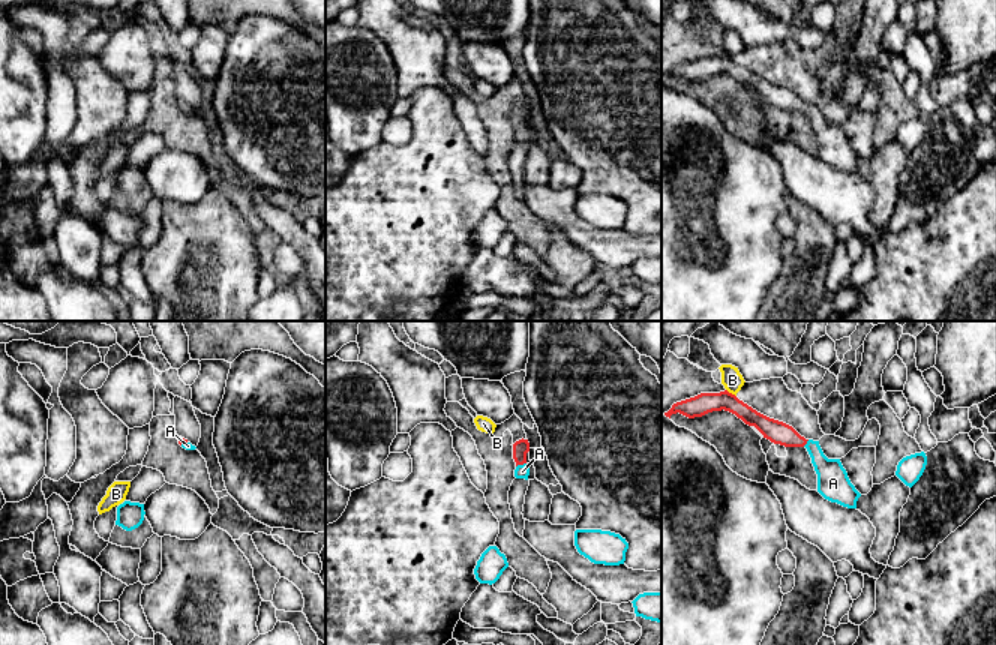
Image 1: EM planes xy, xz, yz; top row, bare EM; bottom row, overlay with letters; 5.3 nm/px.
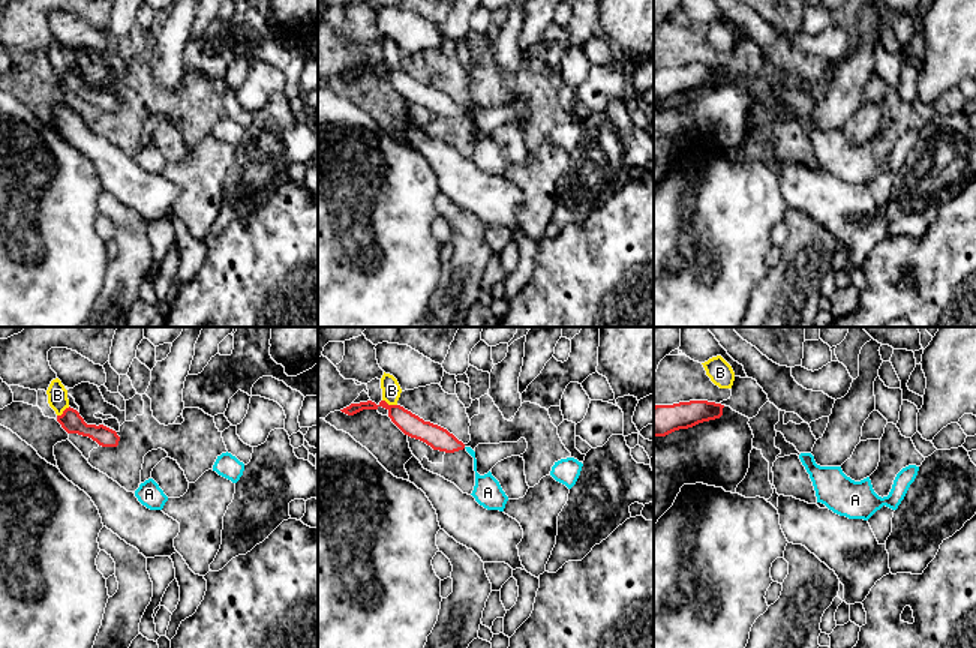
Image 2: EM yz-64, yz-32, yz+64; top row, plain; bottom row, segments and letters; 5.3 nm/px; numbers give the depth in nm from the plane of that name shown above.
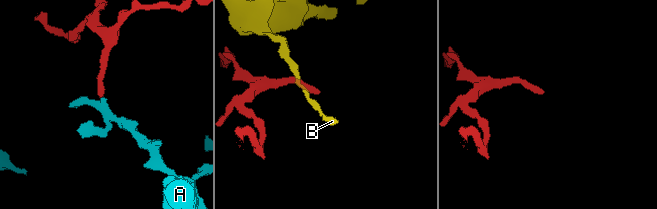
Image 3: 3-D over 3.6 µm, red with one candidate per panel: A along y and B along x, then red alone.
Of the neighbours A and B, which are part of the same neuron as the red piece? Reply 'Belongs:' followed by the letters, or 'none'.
Belongs: A

